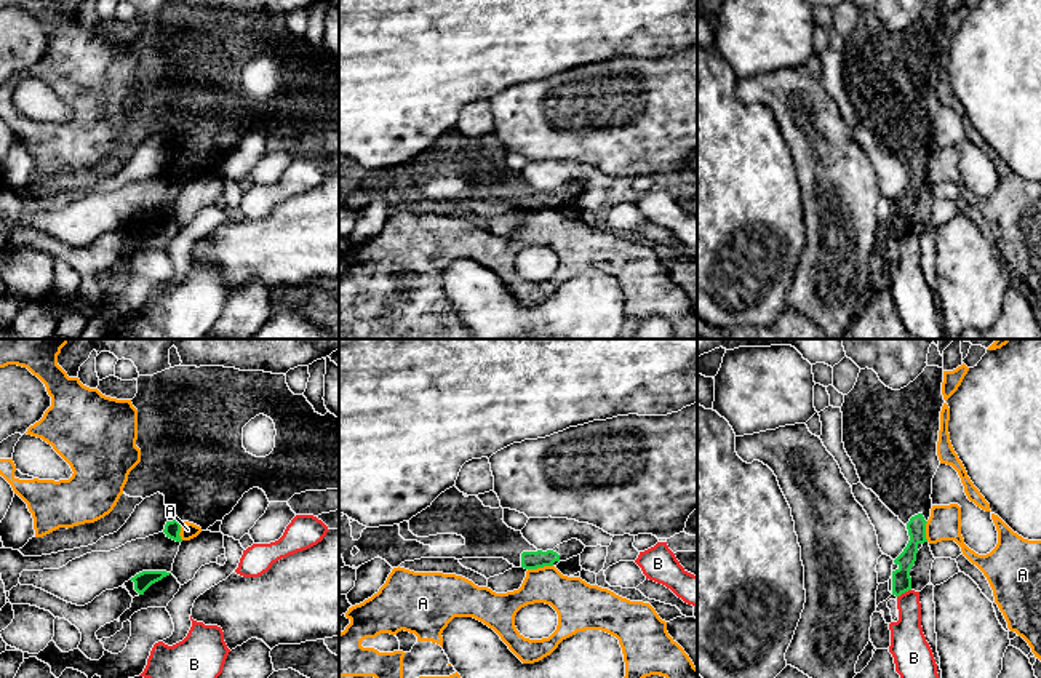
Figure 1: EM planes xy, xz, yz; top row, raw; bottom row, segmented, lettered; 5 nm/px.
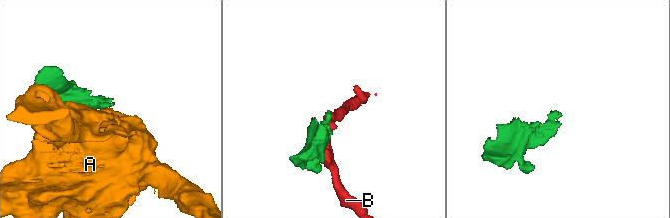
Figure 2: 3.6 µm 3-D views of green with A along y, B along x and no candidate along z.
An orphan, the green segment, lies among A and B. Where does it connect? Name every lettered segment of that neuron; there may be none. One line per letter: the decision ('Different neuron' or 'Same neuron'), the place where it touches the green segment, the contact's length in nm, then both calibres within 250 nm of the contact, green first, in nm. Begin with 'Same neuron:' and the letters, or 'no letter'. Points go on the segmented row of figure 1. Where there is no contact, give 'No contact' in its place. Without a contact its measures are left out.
Same neuron: no letter
A: Different neuron. Touches green at xz (539, 566). Shared border 130 nm. Thickness 100 nm (green) against 220 nm
B: Different neuron. Touches green at yz (904, 592). Shared border 80 nm. Thickness 100 nm (green) against 180 nm

